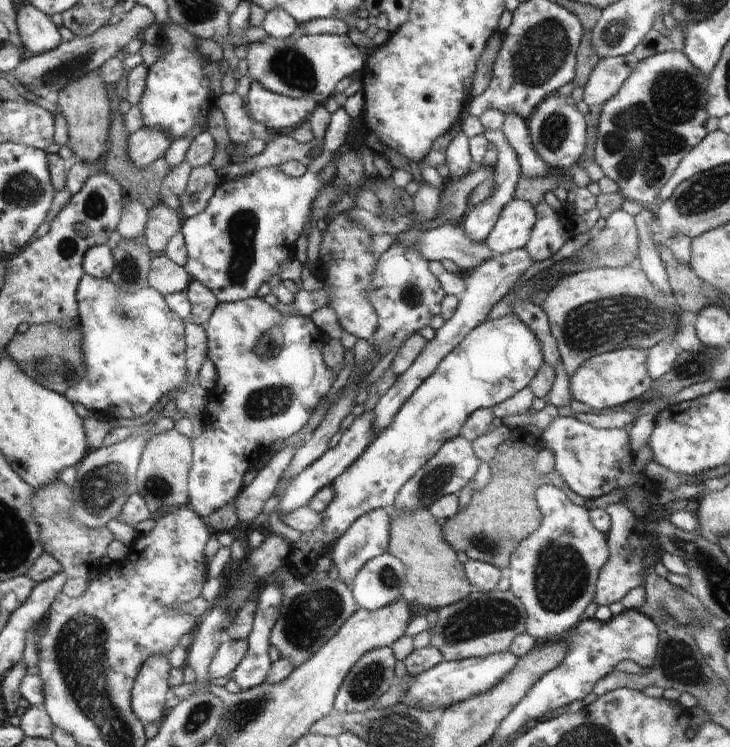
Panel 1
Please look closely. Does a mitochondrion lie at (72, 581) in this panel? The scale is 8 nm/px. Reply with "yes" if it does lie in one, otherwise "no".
no

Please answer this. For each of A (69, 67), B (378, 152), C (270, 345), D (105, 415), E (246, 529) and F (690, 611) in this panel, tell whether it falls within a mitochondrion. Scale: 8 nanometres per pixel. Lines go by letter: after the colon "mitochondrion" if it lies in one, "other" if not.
A: mitochondrion
B: other
C: mitochondrion
D: other
E: other
F: mitochondrion

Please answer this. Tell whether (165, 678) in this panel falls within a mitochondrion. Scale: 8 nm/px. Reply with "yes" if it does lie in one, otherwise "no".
no

